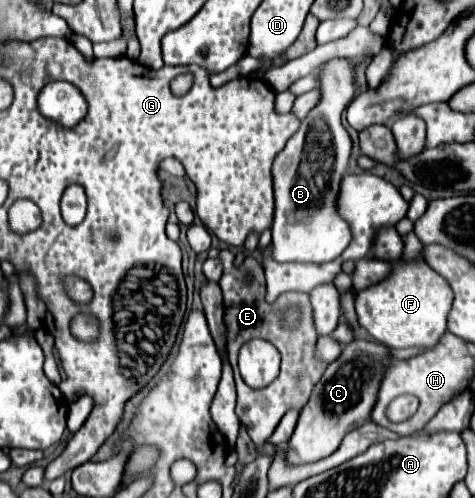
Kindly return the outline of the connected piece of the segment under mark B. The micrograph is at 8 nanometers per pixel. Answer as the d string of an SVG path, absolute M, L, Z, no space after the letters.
M331 60L321 66L317 74L317 88L321 92L319 102L301 120L299 130L287 140L285 148L275 156L271 174L275 190L275 220L273 220L273 258L277 262L329 262L335 260L351 242L349 224L337 214L335 202L339 194L341 178L345 176L351 138L341 124L343 110L355 96L355 66L349 60Z

